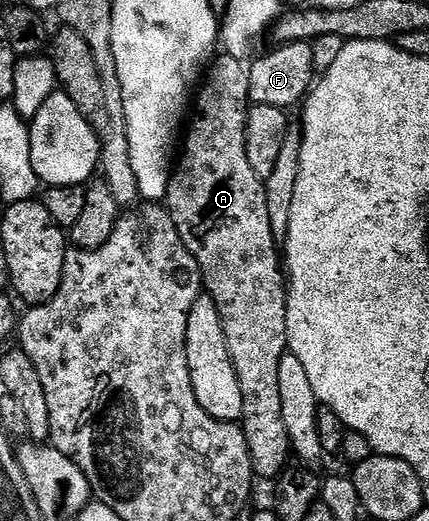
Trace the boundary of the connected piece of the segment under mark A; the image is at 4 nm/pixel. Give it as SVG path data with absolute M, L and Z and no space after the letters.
M227 52L220 54L219 58L217 55L213 59L212 65L205 71L197 87L196 97L192 102L192 117L184 134L186 147L182 150L182 159L179 162L177 159L164 205L170 212L170 219L176 224L180 240L200 264L205 293L214 301L218 314L222 317L224 336L230 349L230 360L234 363L234 371L238 373L238 383L244 396L240 425L246 433L255 475L259 479L274 477L277 479L287 469L286 461L292 458L288 428L284 424L280 388L280 378L284 371L282 357L287 357L288 354L286 341L288 278L284 273L283 259L280 257L279 239L275 238L272 232L266 183L248 160L246 126L249 124L252 105L250 62L245 57Z

